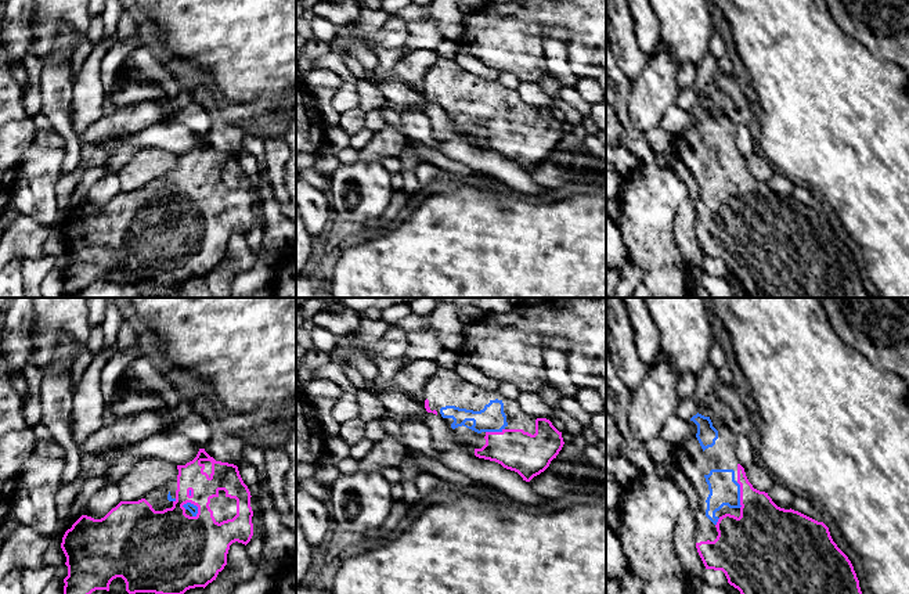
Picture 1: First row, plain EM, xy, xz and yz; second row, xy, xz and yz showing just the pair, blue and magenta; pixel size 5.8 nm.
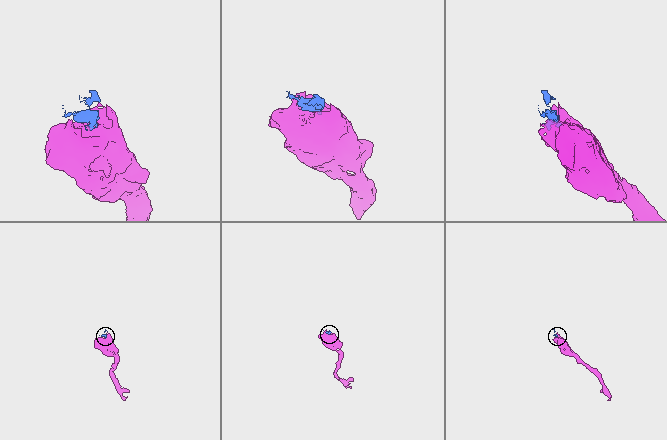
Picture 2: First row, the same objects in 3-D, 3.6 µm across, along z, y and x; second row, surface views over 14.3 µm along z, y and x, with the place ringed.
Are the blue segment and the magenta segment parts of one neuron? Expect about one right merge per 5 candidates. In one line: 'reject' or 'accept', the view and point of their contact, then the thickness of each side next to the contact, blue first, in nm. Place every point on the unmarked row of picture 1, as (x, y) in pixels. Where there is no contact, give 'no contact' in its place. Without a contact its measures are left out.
accept | xy (193, 194) | 50/360 nm

